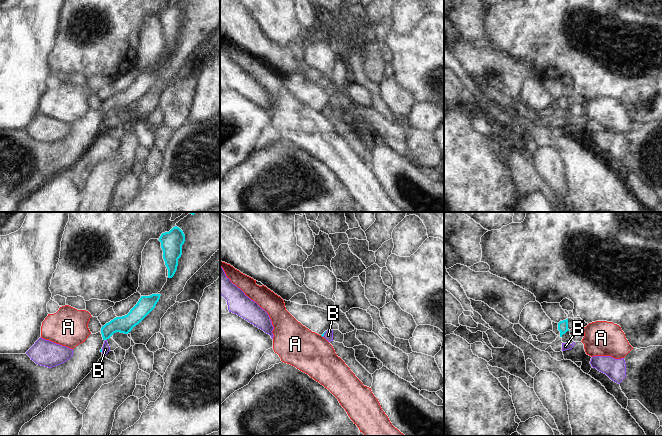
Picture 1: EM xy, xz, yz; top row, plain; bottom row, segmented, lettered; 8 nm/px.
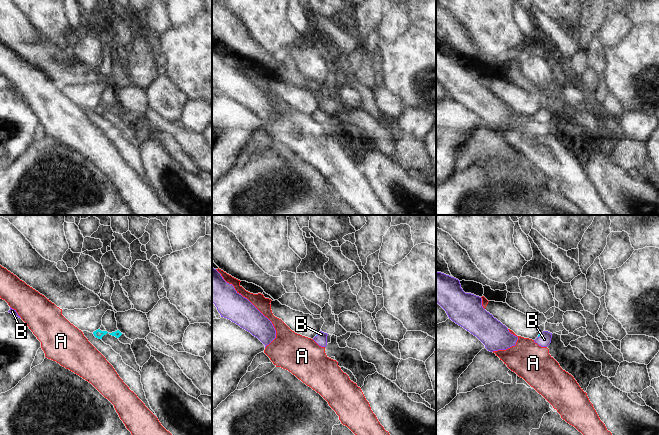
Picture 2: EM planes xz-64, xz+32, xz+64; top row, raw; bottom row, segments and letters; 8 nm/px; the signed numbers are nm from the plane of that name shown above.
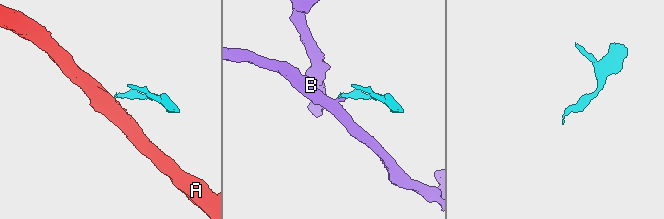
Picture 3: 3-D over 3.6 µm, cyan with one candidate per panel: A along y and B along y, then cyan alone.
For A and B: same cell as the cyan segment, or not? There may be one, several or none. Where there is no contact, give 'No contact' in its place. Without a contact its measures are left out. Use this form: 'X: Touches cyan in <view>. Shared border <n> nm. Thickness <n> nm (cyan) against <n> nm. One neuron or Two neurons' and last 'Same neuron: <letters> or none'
A: No contact. Two neurons
B: Touches cyan in xz. Shared border 60 nm. Thickness 20 nm (cyan) against 80 nm. One neuron
Same neuron: B

